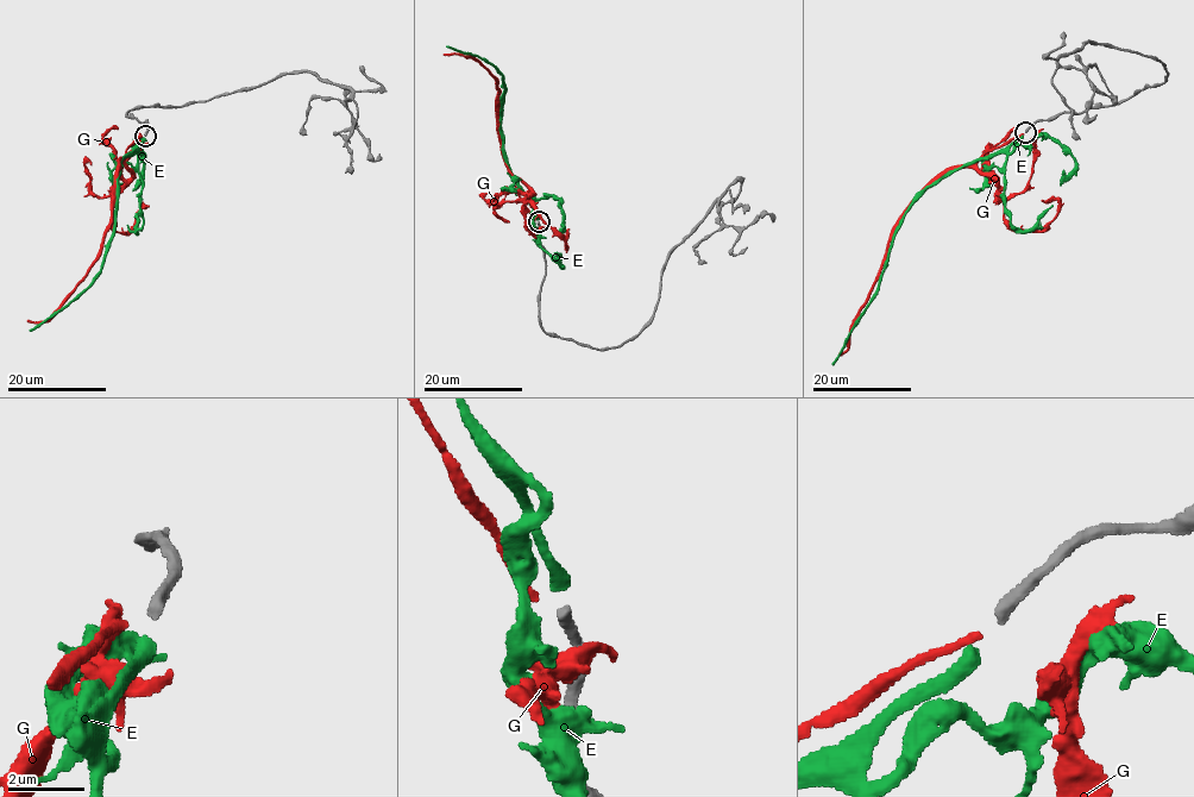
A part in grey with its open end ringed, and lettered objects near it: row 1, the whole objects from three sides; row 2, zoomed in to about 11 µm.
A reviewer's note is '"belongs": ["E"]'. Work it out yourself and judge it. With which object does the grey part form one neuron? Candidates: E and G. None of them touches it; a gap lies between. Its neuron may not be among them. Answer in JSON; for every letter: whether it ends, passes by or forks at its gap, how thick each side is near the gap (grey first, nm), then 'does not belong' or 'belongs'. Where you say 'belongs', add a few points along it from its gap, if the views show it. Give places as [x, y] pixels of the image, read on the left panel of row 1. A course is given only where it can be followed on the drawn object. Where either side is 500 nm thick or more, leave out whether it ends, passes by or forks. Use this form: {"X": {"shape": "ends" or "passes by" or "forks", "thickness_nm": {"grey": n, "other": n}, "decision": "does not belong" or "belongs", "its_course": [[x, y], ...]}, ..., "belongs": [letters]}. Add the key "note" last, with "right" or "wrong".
{"E": {"shape": "ends", "thickness_nm": {"grey": 320, "other": 400}, "decision": "belongs", "its_course": [[143, 138], [119, 167], [118, 200], [102, 269], [75, 297], [29, 331]]}, "G": {"shape": "ends", "thickness_nm": {"grey": 320, "other": 200}, "decision": "does not belong"}, "belongs": ["E"], "note": "right"}

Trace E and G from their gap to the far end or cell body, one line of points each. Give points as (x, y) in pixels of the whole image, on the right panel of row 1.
E: (1023, 136), (985, 158), (941, 176), (905, 214), (888, 252), (879, 289), (833, 364)
G: (1023, 133), (990, 149), (975, 162), (943, 173), (913, 201), (888, 239), (879, 275), (846, 351), (839, 353)

